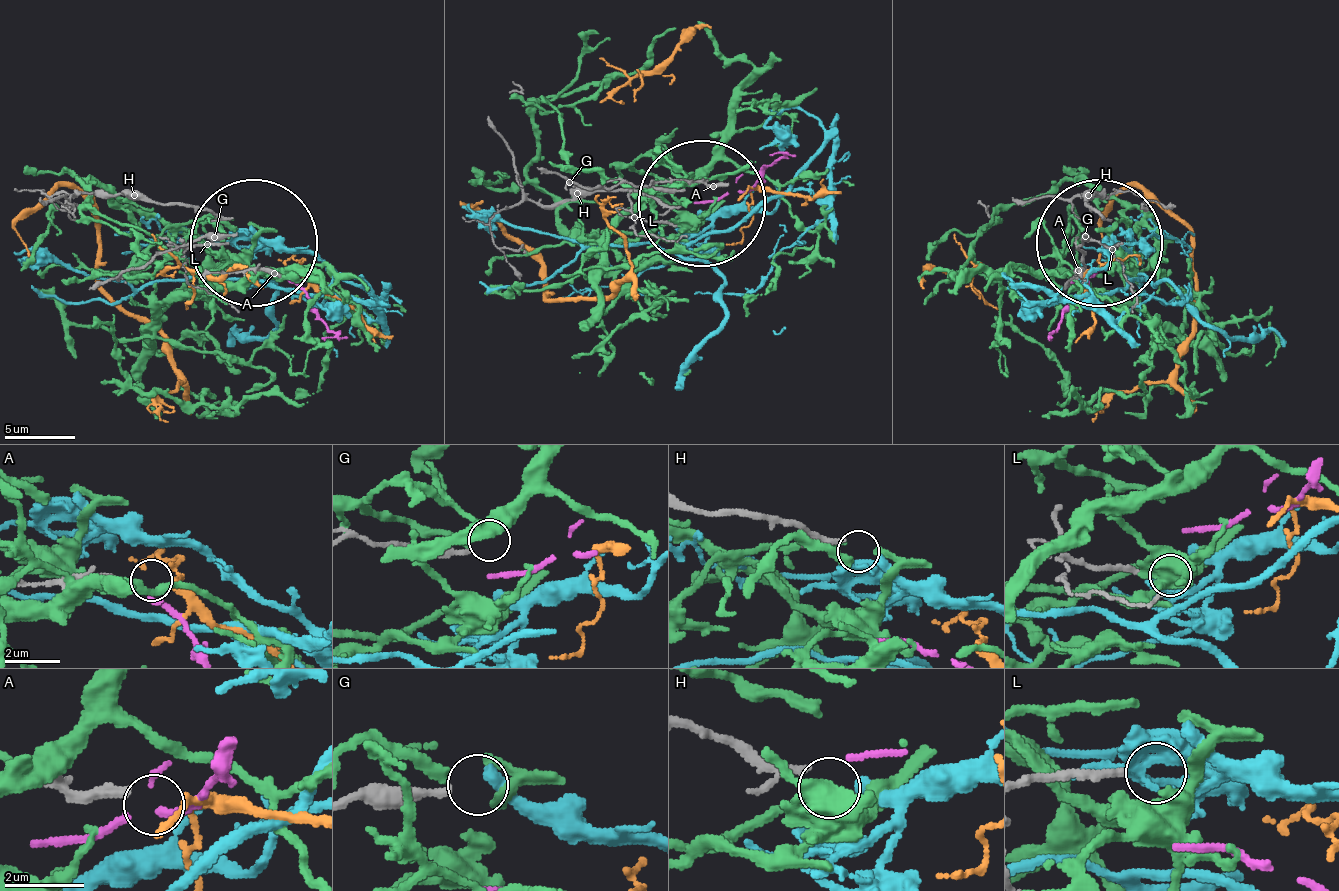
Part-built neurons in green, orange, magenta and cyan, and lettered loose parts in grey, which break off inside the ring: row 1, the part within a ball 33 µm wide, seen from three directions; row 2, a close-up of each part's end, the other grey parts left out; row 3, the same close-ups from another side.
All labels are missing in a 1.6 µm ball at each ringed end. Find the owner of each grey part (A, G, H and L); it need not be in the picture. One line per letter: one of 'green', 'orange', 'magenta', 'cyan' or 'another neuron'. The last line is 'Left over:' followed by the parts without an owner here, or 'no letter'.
A: orange
G: another neuron
H: cyan
L: another neuron
Left over: G, L

